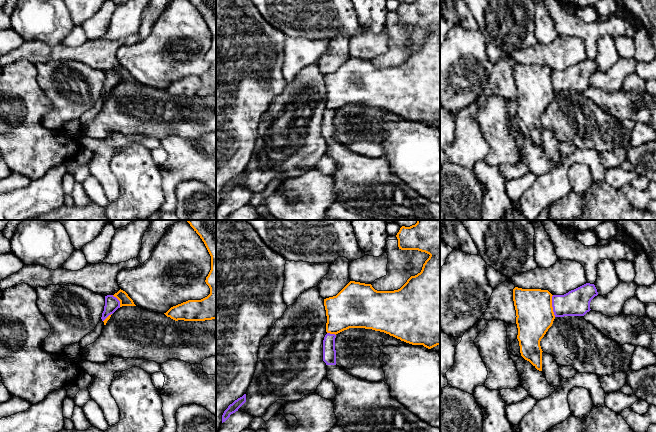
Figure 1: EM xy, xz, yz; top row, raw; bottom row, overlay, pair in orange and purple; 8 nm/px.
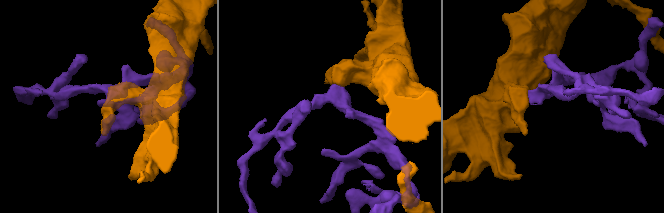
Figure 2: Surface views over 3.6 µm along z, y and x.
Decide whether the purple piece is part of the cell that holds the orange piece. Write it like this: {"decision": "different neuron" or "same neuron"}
{"decision": "different neuron"}

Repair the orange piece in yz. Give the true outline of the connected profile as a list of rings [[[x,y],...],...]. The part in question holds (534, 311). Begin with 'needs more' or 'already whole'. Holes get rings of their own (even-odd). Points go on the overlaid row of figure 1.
already whole; [[[513,289],[521,356],[542,371],[540,341],[552,326],[555,315],[552,294],[541,289]]]

